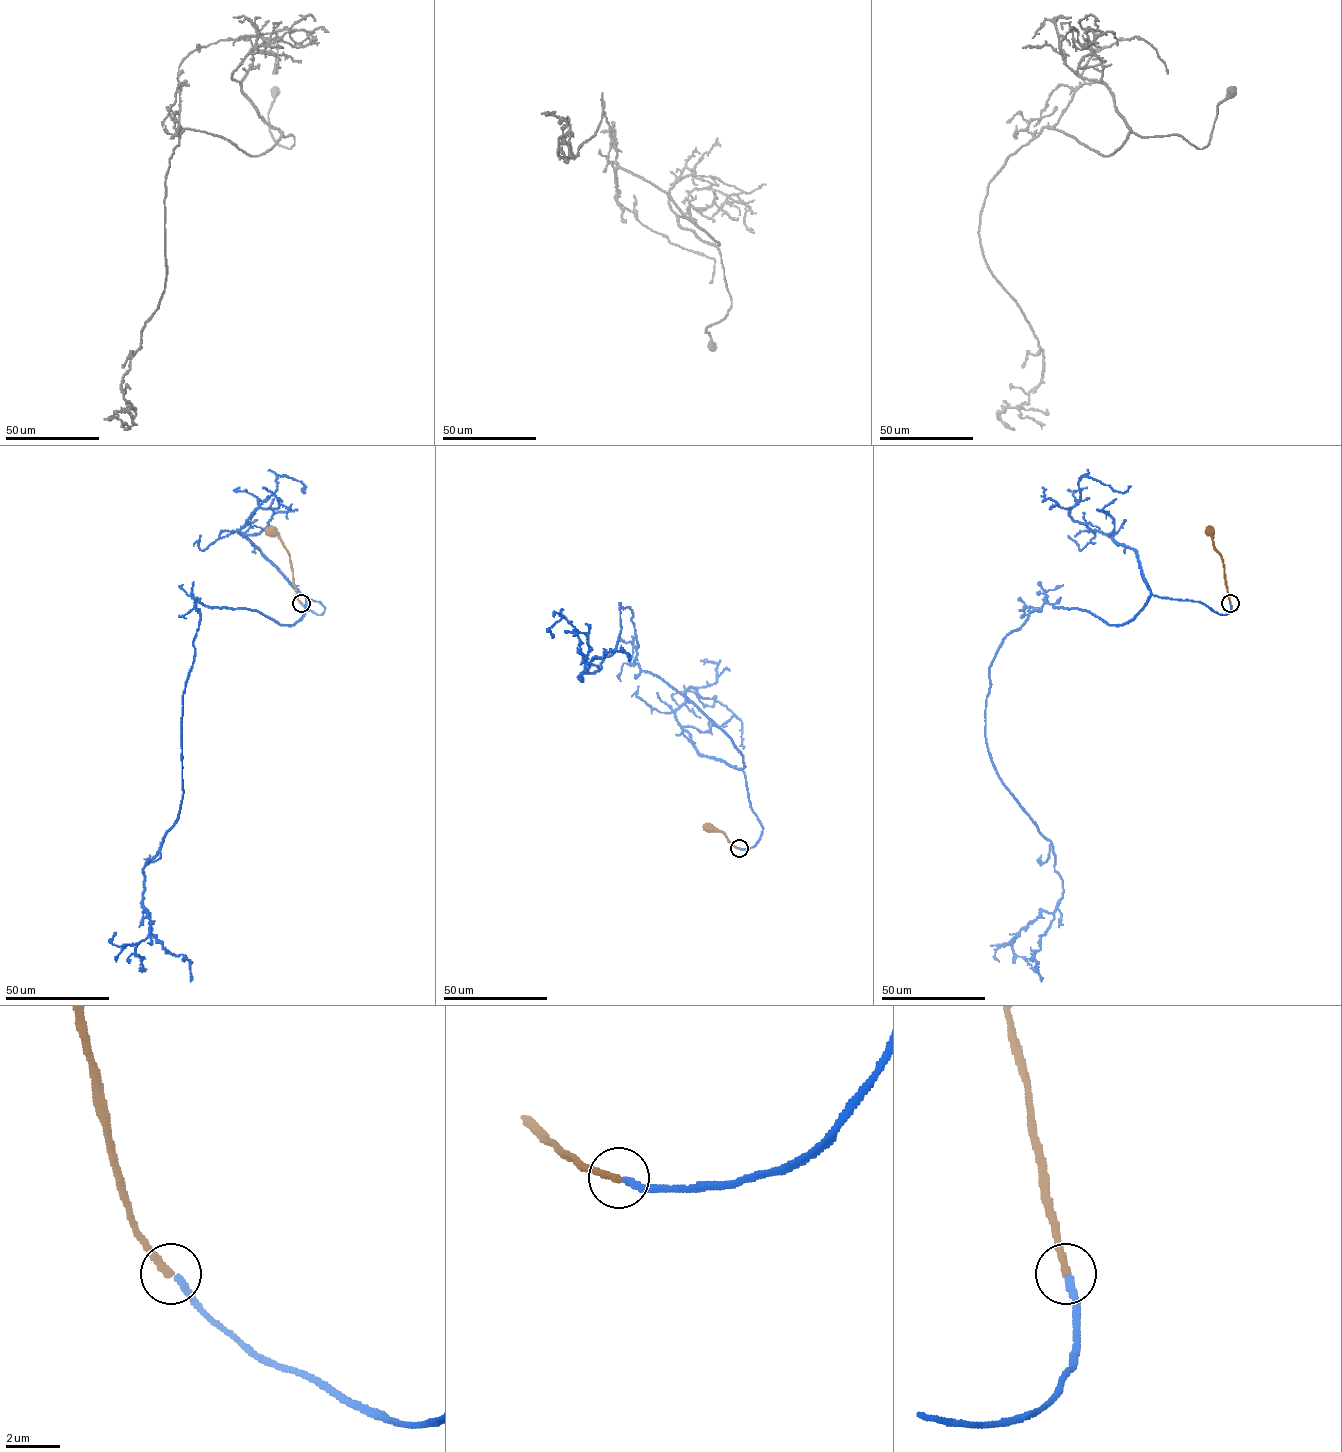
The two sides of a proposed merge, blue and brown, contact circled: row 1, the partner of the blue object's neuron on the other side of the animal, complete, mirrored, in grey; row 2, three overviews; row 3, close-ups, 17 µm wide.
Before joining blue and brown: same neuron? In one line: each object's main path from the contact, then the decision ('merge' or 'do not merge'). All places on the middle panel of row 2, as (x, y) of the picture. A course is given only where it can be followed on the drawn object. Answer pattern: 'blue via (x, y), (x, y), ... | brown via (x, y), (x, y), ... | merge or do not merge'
blue via (739, 848), (762, 832), (743, 755), (634, 662), (630, 609), (582, 680), (587, 636), (562, 617), (554, 636) | brown via (739, 848), (722, 831), (708, 827) | merge

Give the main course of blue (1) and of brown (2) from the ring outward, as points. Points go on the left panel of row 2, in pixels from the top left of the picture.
1: (301, 603), (324, 611), (304, 595), (279, 624), (196, 602), (178, 818), (143, 870), (149, 934), (116, 932)
2: (301, 603), (289, 554), (279, 537), (270, 532)

